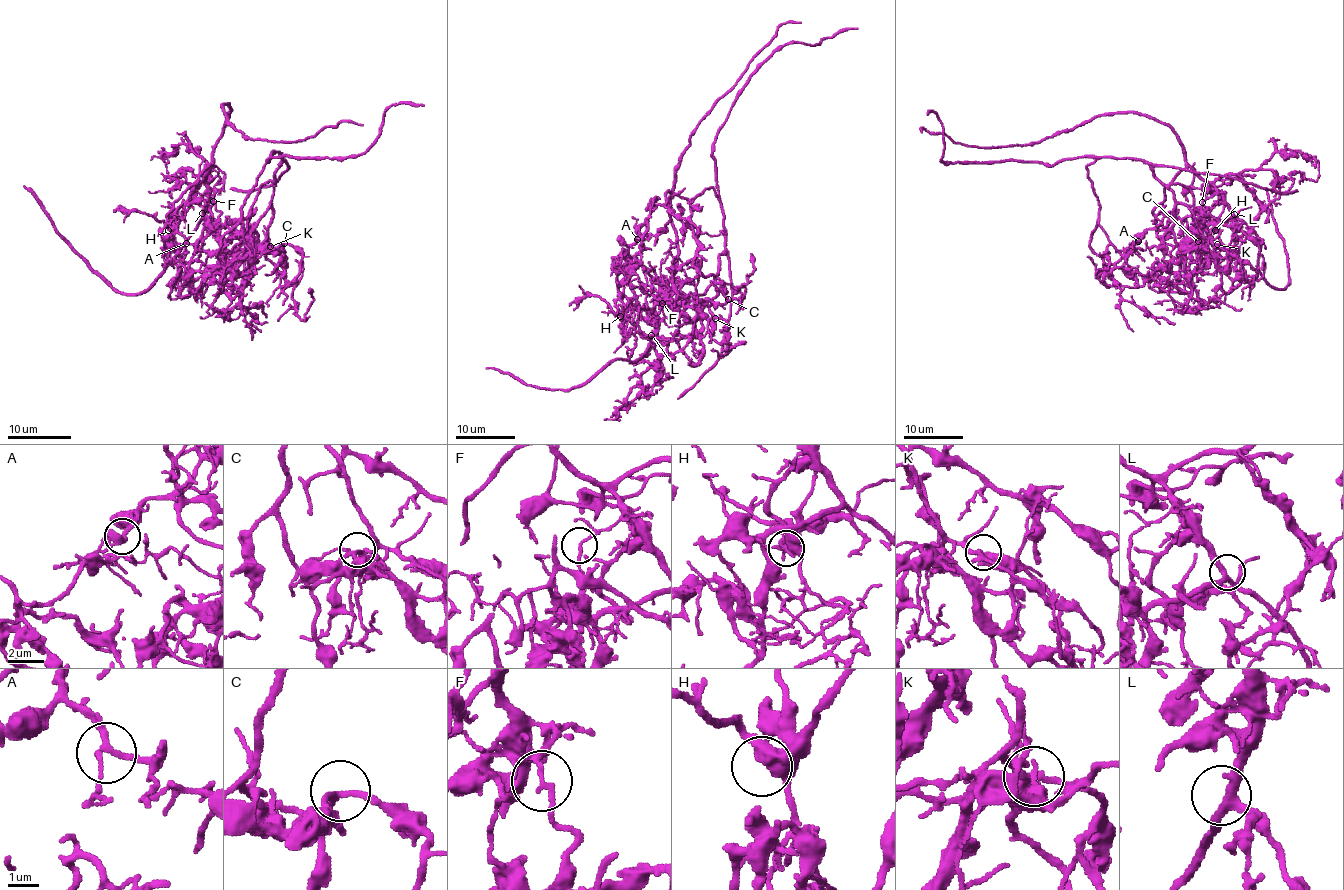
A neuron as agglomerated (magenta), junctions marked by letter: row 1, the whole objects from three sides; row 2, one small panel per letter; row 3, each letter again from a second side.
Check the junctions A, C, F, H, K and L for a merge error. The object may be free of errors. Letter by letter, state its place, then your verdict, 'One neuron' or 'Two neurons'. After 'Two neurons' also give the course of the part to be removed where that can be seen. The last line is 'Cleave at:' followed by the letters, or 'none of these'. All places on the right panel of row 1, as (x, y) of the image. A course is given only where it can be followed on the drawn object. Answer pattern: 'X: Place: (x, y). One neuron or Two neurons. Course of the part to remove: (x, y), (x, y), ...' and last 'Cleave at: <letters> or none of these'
A: Place: (1138, 241). One neuron
C: Place: (1198, 241). One neuron
F: Place: (1202, 202). Two neurons. Course of the part to remove: (1201, 202), (1203, 224), (1191, 191), (1128, 158), (943, 162), (942, 122), (927, 113)
H: Place: (1215, 230). One neuron
K: Place: (1217, 244). One neuron
L: Place: (1234, 214). One neuron
Cleave at: F

